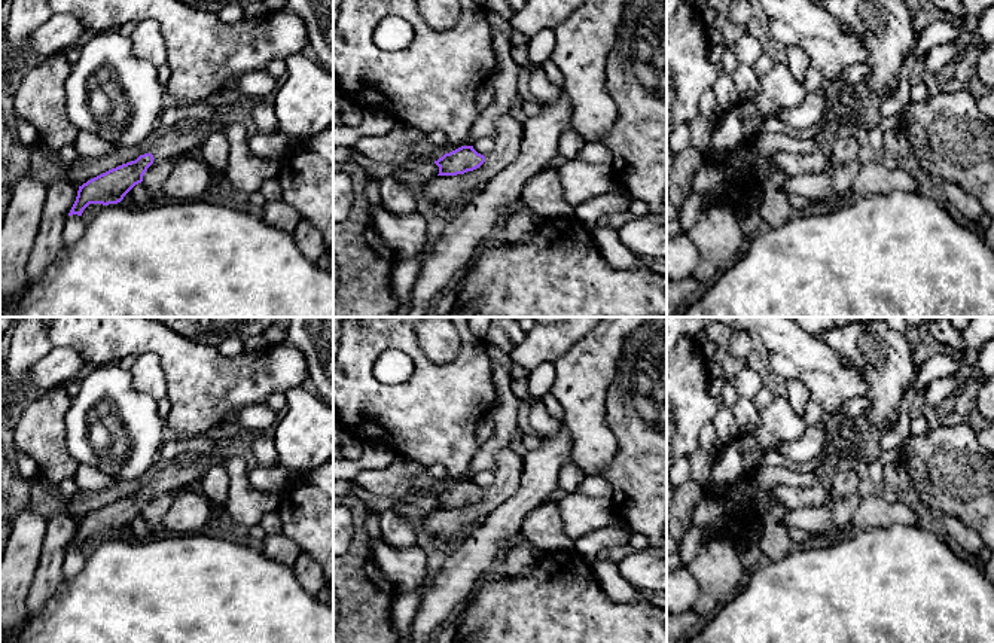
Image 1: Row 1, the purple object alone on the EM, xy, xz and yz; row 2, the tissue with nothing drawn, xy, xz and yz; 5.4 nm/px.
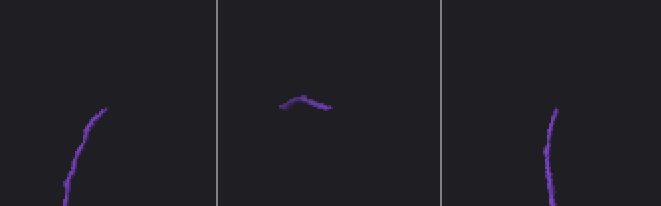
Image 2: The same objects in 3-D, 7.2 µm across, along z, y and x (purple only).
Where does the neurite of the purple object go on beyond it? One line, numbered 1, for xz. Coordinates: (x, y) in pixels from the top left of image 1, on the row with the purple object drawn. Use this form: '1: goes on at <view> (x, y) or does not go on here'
1: does not go on here

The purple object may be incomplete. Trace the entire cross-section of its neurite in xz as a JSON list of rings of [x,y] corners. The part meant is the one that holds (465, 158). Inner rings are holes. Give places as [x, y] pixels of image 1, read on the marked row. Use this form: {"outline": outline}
{"outline": [[[461,146],[435,161],[439,167],[437,176],[457,176],[479,168],[485,156],[478,153],[473,146]]]}

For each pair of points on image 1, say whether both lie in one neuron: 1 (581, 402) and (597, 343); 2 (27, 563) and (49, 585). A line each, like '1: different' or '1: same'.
1: same
2: different

